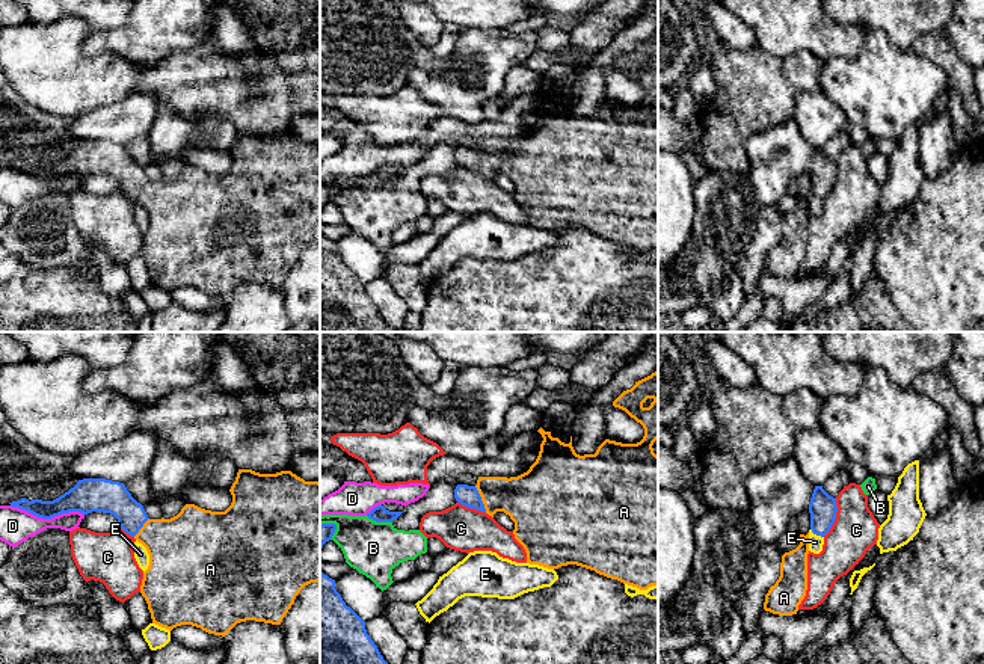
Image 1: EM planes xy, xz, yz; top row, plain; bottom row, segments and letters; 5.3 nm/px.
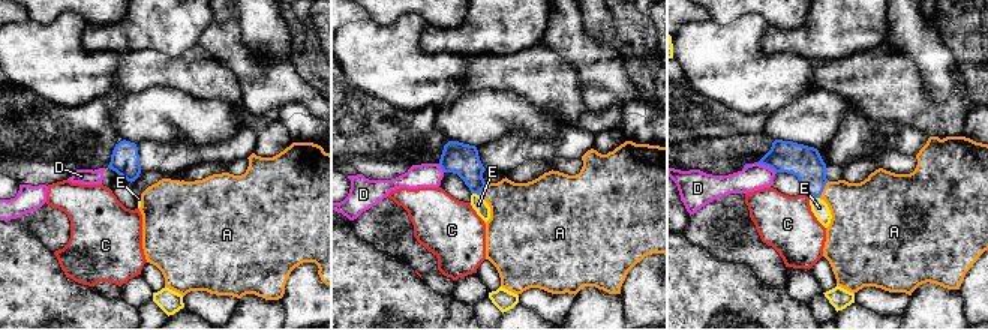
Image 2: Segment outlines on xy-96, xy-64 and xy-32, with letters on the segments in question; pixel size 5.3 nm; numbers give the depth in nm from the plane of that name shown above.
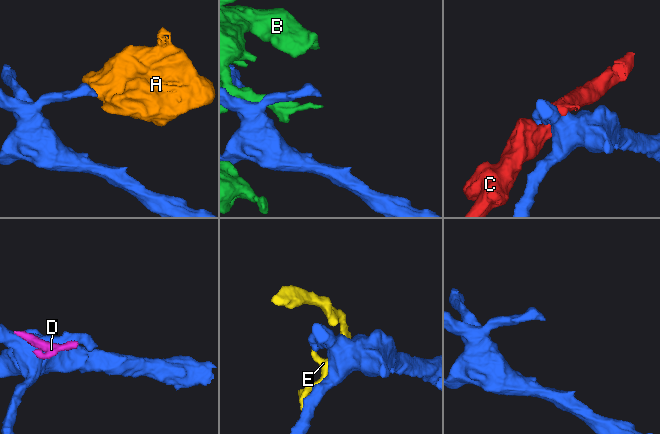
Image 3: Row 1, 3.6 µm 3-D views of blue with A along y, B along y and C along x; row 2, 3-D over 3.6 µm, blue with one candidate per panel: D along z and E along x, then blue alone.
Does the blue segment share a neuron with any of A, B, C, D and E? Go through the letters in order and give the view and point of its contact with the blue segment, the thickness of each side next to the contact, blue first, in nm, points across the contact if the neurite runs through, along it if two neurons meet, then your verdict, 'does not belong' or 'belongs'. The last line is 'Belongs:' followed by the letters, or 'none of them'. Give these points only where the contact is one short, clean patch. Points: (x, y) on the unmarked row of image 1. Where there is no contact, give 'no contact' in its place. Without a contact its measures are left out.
A: contact xz (480, 162); calibres 110 and 260 nm; way xz (467, 157), (480, 162), (527, 160); belongs
B: contact xz (379, 183); calibres 90 and 280 nm; does not belong
C: contact yz (835, 180); calibres 150 and 240 nm; does not belong
D: contact xy (47, 180); calibres 180 and 180 nm; does not belong
E: contact yz (817, 196); calibres 150 and 80 nm; does not belong
Belongs: A

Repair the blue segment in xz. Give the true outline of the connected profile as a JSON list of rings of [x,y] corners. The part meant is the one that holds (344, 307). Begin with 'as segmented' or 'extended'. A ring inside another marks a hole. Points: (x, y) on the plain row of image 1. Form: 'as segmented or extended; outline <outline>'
as segmented; outline [[[320,231],[320,332],[398,332],[388,326],[365,291],[365,284],[343,263],[335,241]]]

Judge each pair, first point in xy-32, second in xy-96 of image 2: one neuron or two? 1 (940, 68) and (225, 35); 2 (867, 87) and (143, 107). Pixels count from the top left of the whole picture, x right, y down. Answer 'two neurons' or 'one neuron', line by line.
1: one neuron
2: two neurons

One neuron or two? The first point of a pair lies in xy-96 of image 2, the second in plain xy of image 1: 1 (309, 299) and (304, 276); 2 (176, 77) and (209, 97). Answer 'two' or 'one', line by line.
1: one
2: one

